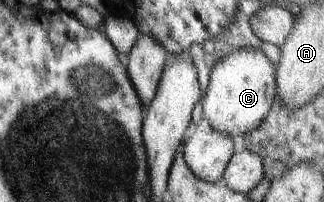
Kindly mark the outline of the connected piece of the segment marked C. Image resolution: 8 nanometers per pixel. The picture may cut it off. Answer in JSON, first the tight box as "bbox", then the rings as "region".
{"bbox":[201,50,277,138],"region":[[[233,50],[210,65],[206,95],[201,98],[203,116],[212,129],[230,138],[244,136],[263,122],[277,96],[276,65],[260,50]]]}

